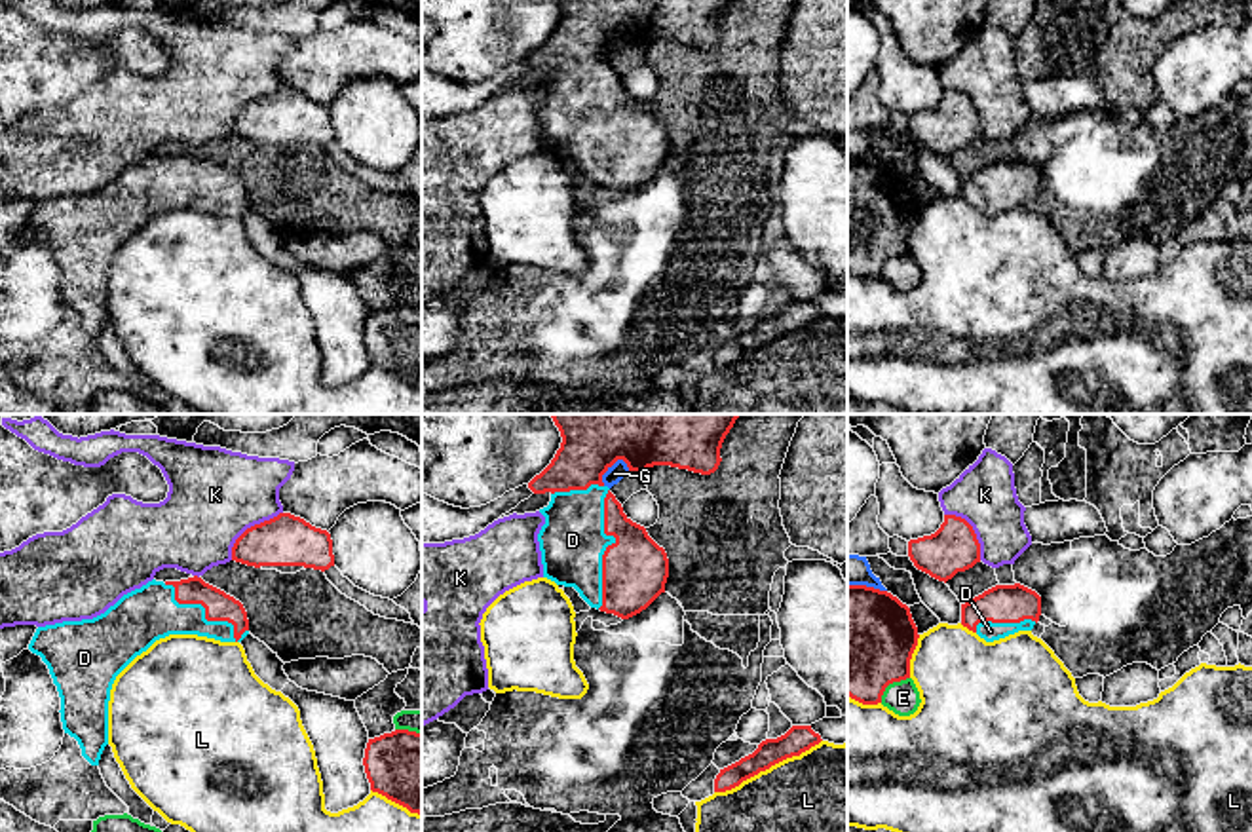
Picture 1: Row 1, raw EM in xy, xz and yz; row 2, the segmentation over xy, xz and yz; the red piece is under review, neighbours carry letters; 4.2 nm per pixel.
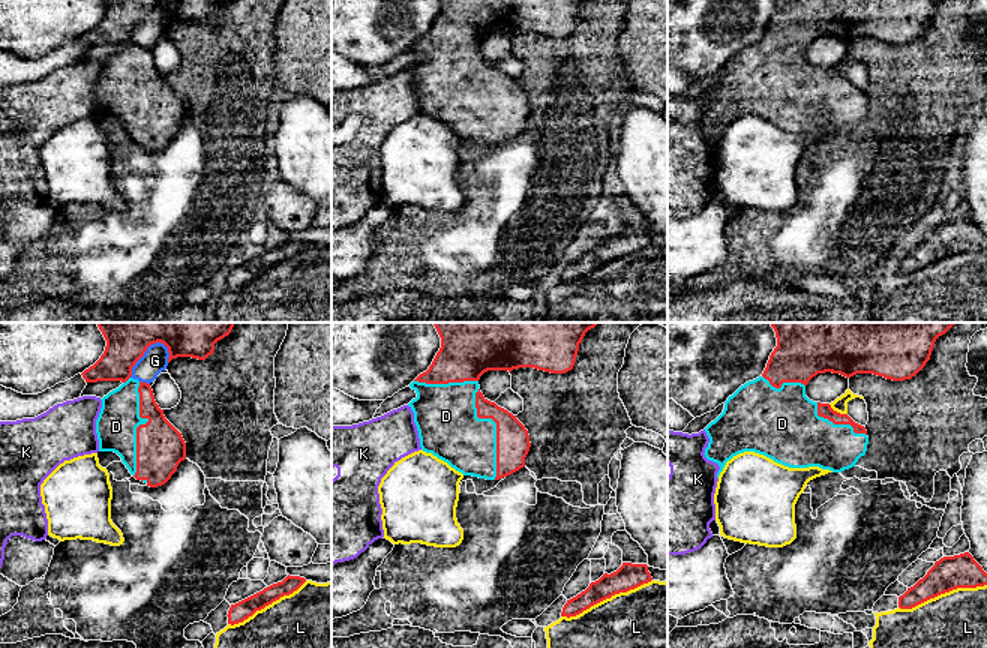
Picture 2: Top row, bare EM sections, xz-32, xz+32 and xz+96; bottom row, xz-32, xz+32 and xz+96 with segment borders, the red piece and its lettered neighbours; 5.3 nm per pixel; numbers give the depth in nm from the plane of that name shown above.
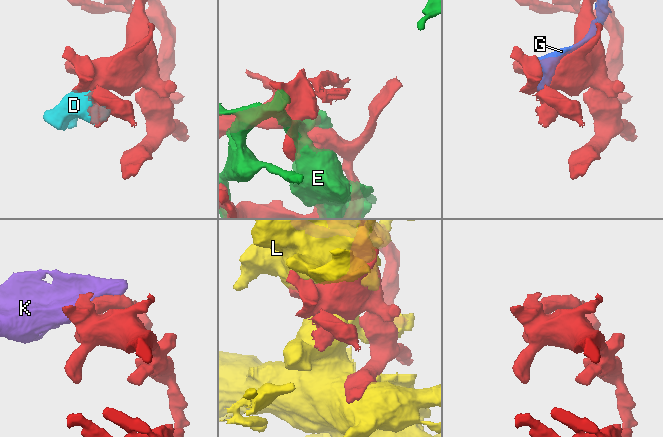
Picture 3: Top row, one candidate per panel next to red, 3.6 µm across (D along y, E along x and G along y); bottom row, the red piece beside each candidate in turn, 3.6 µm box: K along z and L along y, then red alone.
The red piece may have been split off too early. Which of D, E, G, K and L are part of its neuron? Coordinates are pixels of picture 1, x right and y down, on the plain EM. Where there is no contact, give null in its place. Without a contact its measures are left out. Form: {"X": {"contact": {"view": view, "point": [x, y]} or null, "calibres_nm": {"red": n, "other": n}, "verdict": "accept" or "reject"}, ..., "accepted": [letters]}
{"D": {"contact": {"view": "xz", "point": [607, 122]}, "calibres_nm": {"red": 280, "other": 280}, "verdict": "accept"}, "E": {"contact": {"view": "yz", "point": [890, 257]}, "calibres_nm": {"red": 460, "other": 140}, "verdict": "reject"}, "G": {"contact": {"view": "xz", "point": [607, 44]}, "calibres_nm": {"red": 220, "other": 70}, "verdict": "reject"}, "K": {"contact": {"view": "xy", "point": [251, 101]}, "calibres_nm": {"red": 220, "other": 400}, "verdict": "reject"}, "L": {"contact": {"view": "xz", "point": [768, 342]}, "calibres_nm": {"red": 120, "other": 500}, "verdict": "reject"}, "accepted": ["D"]}

